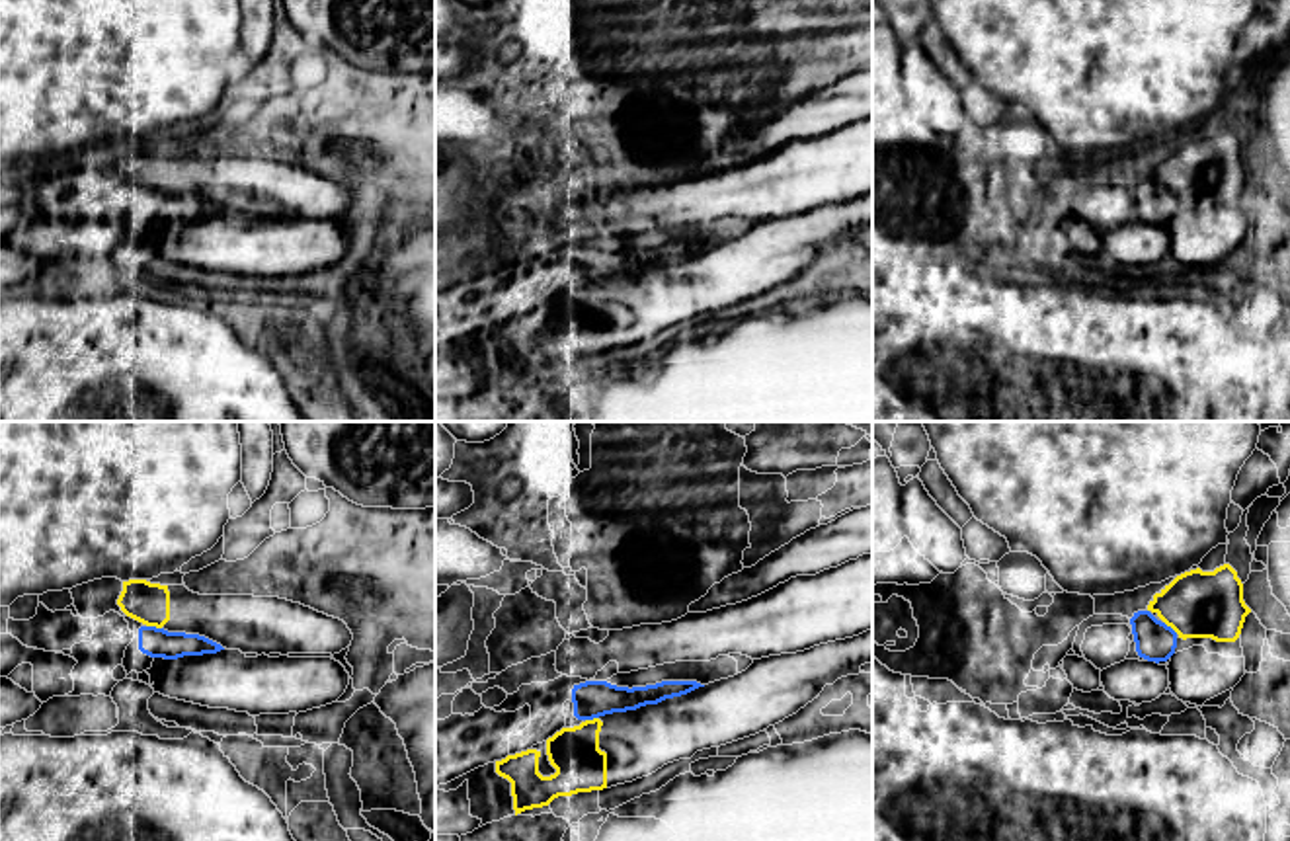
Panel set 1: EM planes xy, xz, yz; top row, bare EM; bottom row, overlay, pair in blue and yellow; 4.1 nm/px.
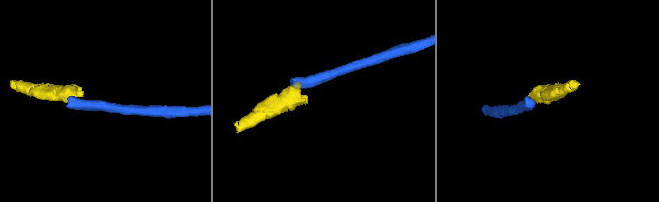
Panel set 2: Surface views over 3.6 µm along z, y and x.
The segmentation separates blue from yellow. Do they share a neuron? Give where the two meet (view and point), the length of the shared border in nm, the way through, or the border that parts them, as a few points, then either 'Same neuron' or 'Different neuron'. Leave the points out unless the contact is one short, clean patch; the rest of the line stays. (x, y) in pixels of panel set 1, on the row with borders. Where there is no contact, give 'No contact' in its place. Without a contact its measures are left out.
Touches blue at xy (155, 627). Shared border 70 nm. Different neuron

